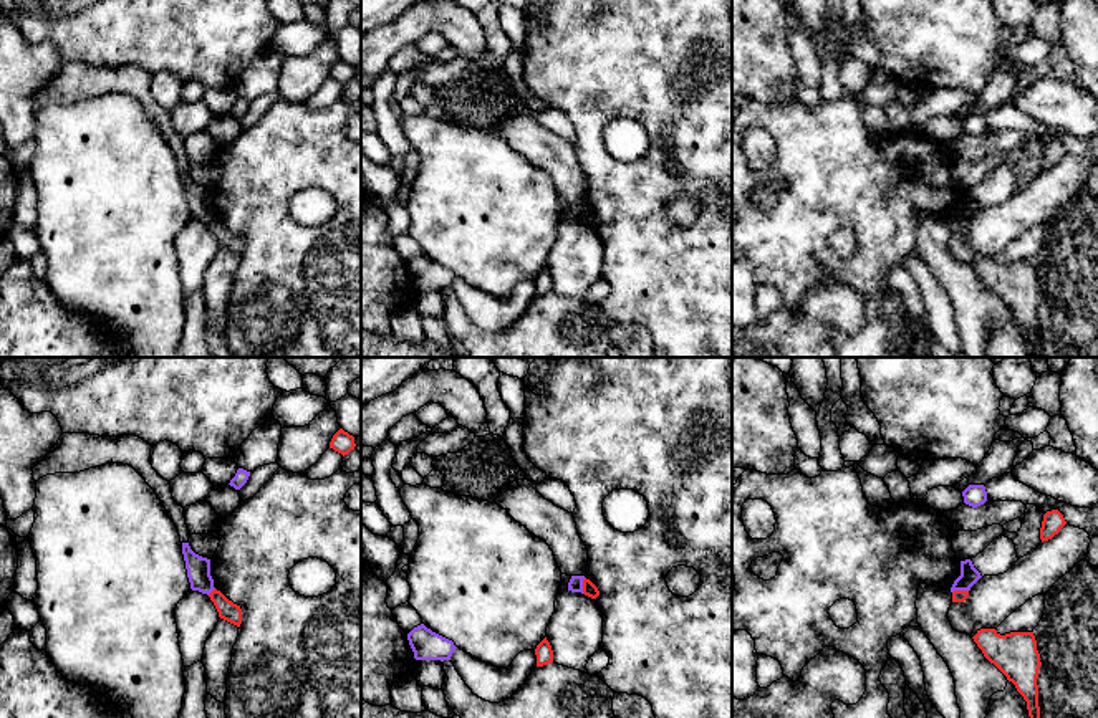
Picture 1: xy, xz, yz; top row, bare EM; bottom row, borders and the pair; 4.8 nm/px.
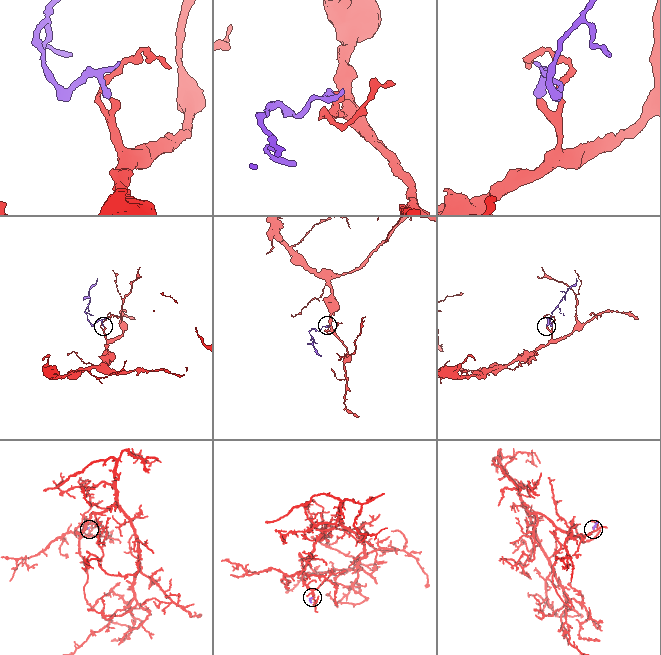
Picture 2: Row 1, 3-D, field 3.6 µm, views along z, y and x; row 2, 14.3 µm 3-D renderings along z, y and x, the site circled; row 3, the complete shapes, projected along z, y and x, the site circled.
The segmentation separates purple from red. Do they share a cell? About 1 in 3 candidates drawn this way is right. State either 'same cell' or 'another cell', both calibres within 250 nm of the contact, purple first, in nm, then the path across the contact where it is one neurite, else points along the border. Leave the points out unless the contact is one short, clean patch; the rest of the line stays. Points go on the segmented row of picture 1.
another cell; calibres 70 and 70 nm; border xz (585, 578), (582, 593)

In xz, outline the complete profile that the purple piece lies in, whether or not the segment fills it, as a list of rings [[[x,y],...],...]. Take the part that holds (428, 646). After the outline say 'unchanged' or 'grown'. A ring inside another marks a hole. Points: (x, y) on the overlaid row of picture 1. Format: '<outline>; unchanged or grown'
[[[424,624],[407,634],[416,660],[450,660],[457,649],[452,640],[432,632]]]; unchanged

